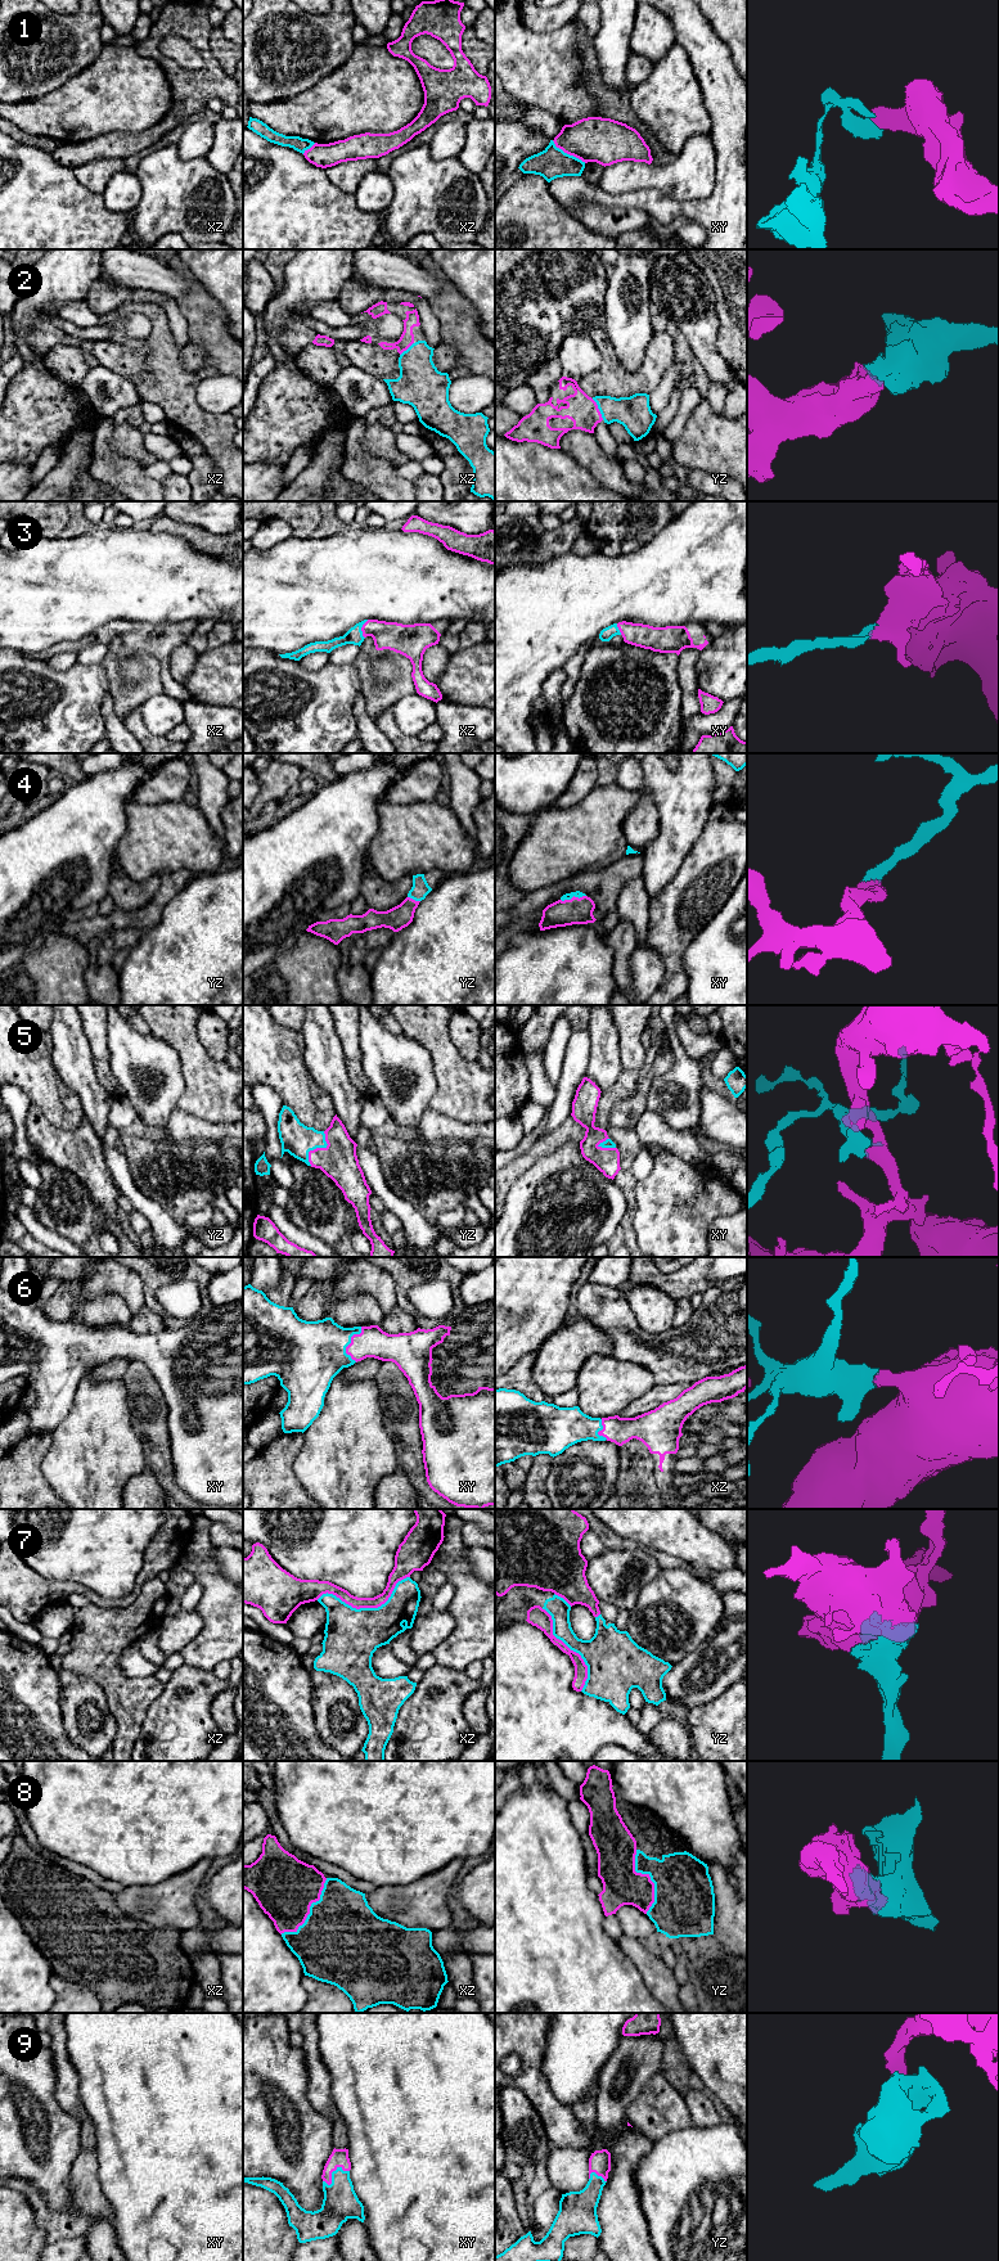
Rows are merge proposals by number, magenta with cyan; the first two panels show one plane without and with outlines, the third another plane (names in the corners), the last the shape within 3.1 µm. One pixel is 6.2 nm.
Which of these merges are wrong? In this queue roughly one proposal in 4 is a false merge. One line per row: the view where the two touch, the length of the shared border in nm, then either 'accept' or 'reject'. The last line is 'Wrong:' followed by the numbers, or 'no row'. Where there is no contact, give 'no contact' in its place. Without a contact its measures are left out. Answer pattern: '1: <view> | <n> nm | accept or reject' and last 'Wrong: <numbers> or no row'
1: xy | 260 nm | reject
2: yz | 150 nm | accept
3: xz | 120 nm | accept
4: xy | 160 nm | accept
5: yz | 240 nm | accept
6: xy | 220 nm | accept
7: xz | 600 nm | accept
8: xz | 460 nm | accept
9: xy | 180 nm | accept
Wrong: 1

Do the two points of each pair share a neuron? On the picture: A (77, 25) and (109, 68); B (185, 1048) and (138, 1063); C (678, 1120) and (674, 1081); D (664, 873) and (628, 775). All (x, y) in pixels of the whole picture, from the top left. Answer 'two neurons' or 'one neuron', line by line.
A: two neurons
B: two neurons
C: one neuron
D: two neurons

